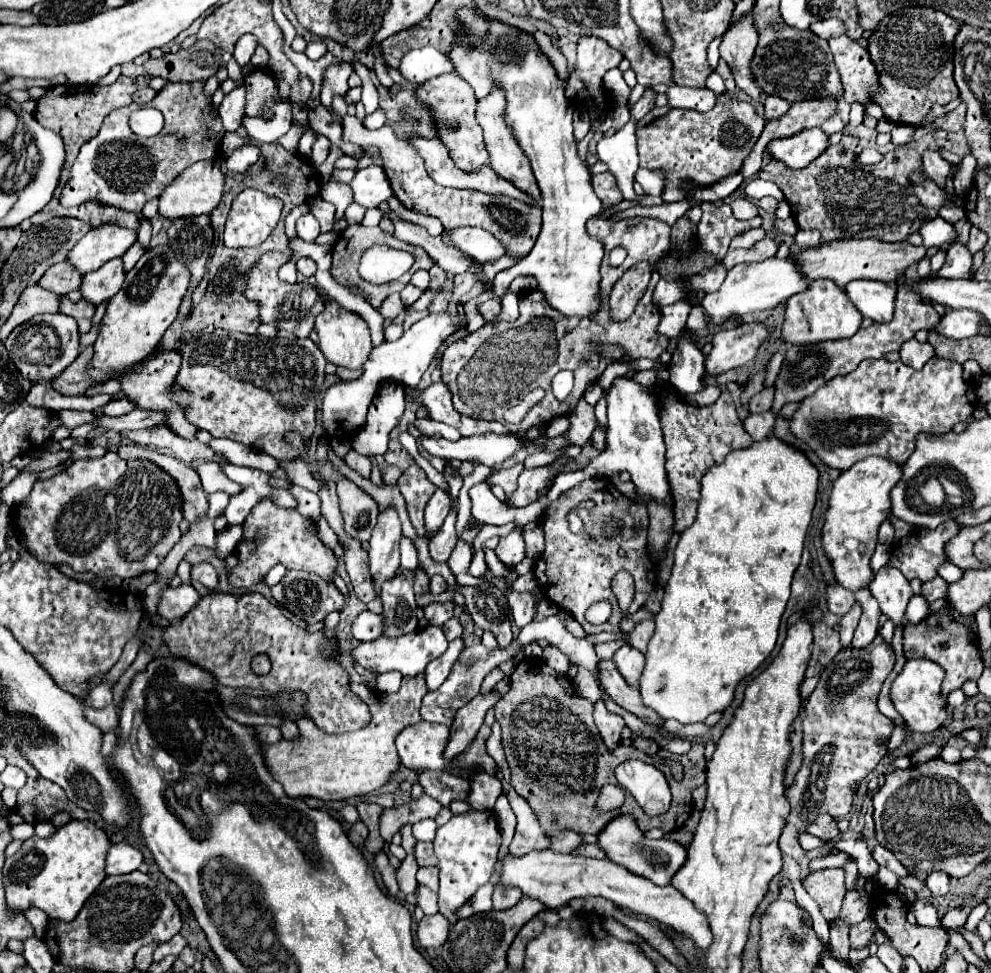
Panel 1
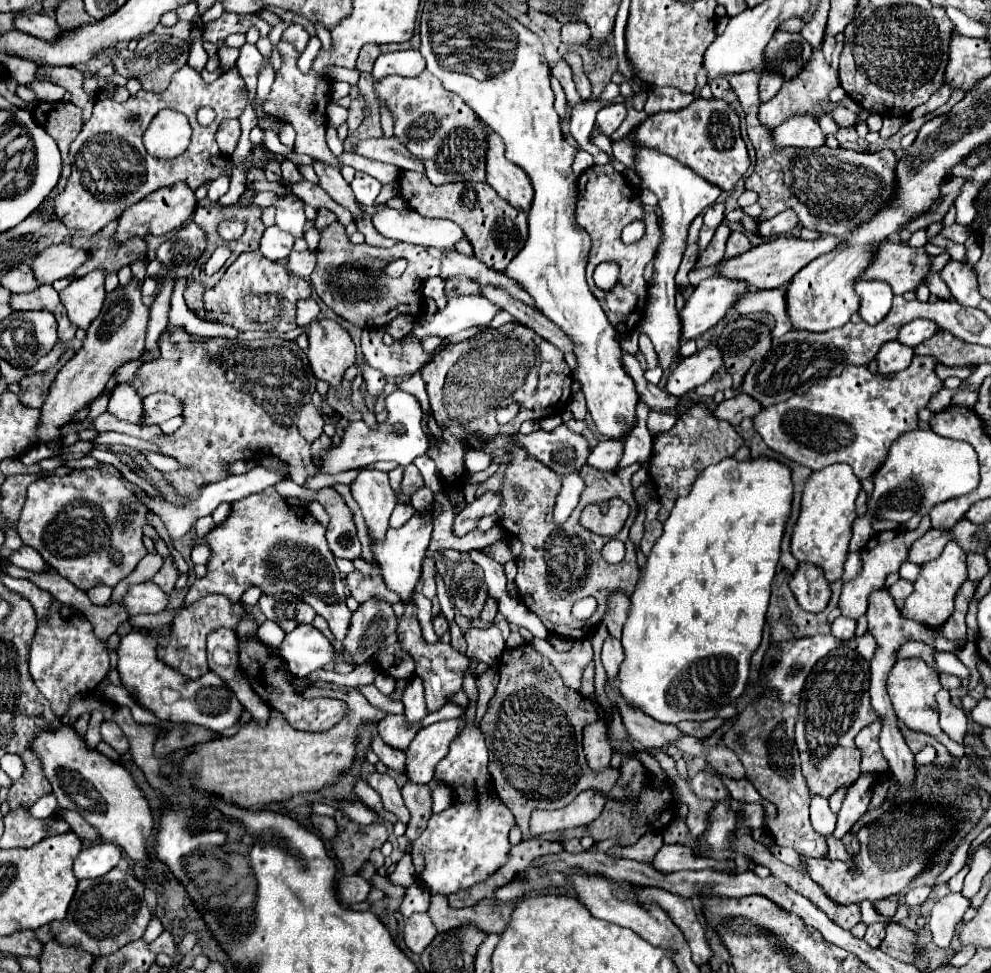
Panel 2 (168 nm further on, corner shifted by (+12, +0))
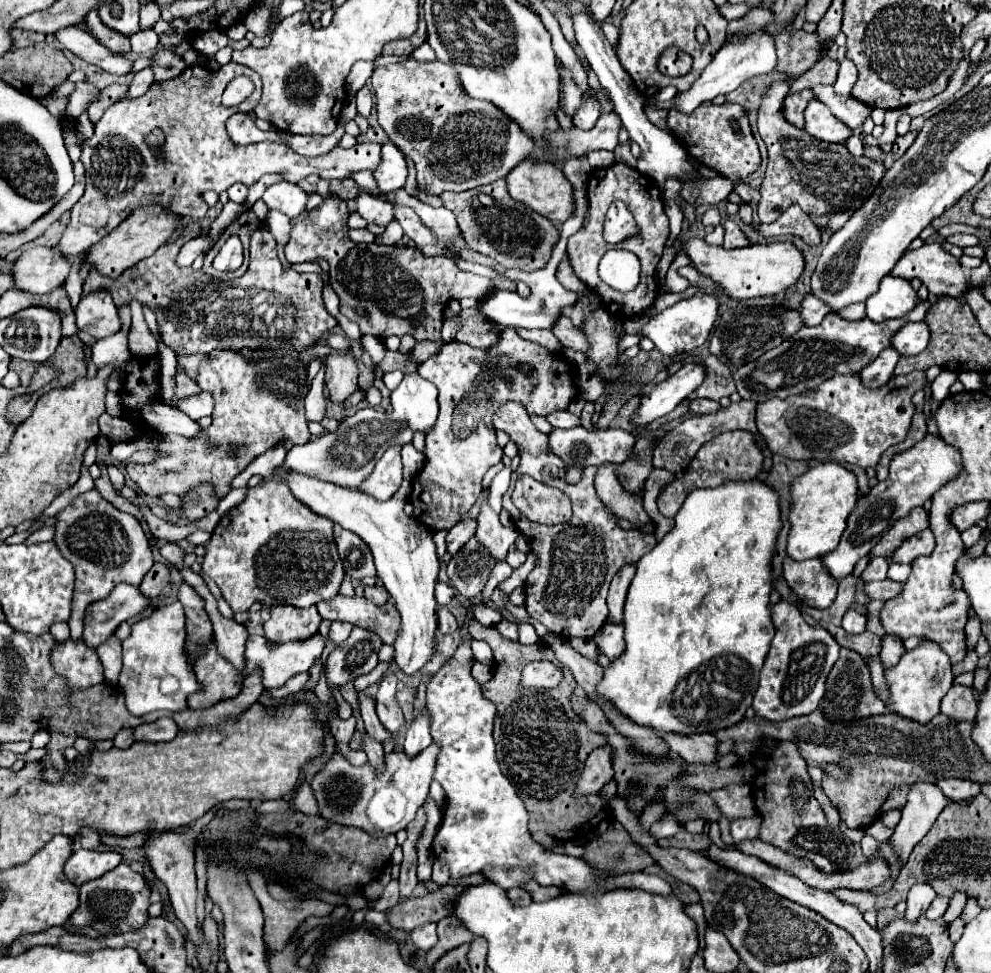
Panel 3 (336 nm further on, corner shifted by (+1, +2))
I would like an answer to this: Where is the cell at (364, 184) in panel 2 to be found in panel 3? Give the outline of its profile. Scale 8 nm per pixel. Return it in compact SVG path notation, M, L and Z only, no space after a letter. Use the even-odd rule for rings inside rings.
M384 143L382 147L382 163L374 171L374 179L378 183L378 189L382 191L394 191L404 185L408 177L406 161L402 151L394 143Z

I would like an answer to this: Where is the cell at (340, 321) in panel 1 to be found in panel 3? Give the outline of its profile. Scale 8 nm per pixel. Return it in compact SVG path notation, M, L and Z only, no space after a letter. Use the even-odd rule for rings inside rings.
M332 349L326 357L326 387L334 403L346 401L358 389L358 365L354 353Z

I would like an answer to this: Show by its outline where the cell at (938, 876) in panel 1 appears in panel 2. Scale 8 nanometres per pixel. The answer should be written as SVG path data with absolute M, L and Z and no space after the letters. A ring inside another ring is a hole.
M917 887L917 889L911 889L907 895L905 895L905 905L909 907L919 907L921 903L927 901L931 893L931 887Z

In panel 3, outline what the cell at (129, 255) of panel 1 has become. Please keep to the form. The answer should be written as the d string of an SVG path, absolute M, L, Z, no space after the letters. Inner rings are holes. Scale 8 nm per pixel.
M123 305L118 309L122 327L116 335L108 339L100 339L92 346L92 361L96 367L108 365L110 361L118 369L120 363L124 363L130 357L128 351L128 332L131 326L131 311L129 305Z

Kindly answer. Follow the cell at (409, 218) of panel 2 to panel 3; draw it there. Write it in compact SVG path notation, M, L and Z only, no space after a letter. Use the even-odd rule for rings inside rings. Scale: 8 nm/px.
M360 193L356 197L358 203L358 213L368 221L368 223L376 223L382 227L388 227L394 221L394 205L388 201L380 201L374 199L372 195Z

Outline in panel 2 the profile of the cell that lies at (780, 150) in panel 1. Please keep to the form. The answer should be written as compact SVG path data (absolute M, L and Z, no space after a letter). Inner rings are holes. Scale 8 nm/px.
M793 115L773 131L777 147L799 147L799 149L817 149L825 145L825 133L819 127L815 115Z

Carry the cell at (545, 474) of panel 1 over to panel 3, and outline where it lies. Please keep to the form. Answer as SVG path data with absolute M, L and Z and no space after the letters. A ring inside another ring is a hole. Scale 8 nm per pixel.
M464 519L464 521L460 521L458 525L454 525L454 529L450 529L450 533L448 533L448 553L450 555L456 555L460 549L462 549L462 545L470 539L470 537L474 537L474 533L476 533L476 527L478 527L478 521L476 519Z

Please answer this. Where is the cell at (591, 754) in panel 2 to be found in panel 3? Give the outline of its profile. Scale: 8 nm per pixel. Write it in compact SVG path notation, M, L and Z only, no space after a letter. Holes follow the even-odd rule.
M610 745L594 749L584 765L582 779L578 781L578 793L588 795L600 791L614 777L614 769L610 765Z

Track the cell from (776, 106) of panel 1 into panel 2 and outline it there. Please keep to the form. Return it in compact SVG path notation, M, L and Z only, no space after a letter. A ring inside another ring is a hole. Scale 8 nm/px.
M763 71L761 83L759 83L759 97L761 97L761 101L773 99L781 85L783 85L783 75L779 71Z

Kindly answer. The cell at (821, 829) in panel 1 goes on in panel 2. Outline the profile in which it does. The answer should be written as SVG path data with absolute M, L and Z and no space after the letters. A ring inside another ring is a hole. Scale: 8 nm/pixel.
M767 691L759 701L749 703L743 713L739 713L733 727L723 735L723 743L737 753L745 767L745 777L753 783L753 787L759 791L759 795L767 801L771 801L777 807L777 817L769 819L765 813L765 829L771 833L773 841L779 847L791 847L799 855L805 857L825 857L827 855L827 841L823 835L819 835L809 821L809 787L805 783L805 777L801 775L799 765L799 753L795 747L795 719L797 719L797 705L795 703L779 703L775 699L775 693Z

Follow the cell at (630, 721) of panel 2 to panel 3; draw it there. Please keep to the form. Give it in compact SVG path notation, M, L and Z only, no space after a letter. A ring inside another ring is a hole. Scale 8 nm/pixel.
M660 733L660 735L670 745L670 749L680 753L680 757L688 763L712 763L716 759L718 741L710 733L698 733L690 737L682 733Z

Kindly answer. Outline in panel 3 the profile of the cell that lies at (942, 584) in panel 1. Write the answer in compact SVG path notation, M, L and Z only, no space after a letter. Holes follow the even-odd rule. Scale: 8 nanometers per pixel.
M870 581L866 583L866 595L870 599L882 599L882 601L890 601L896 597L896 593L902 591L902 583L898 581Z

